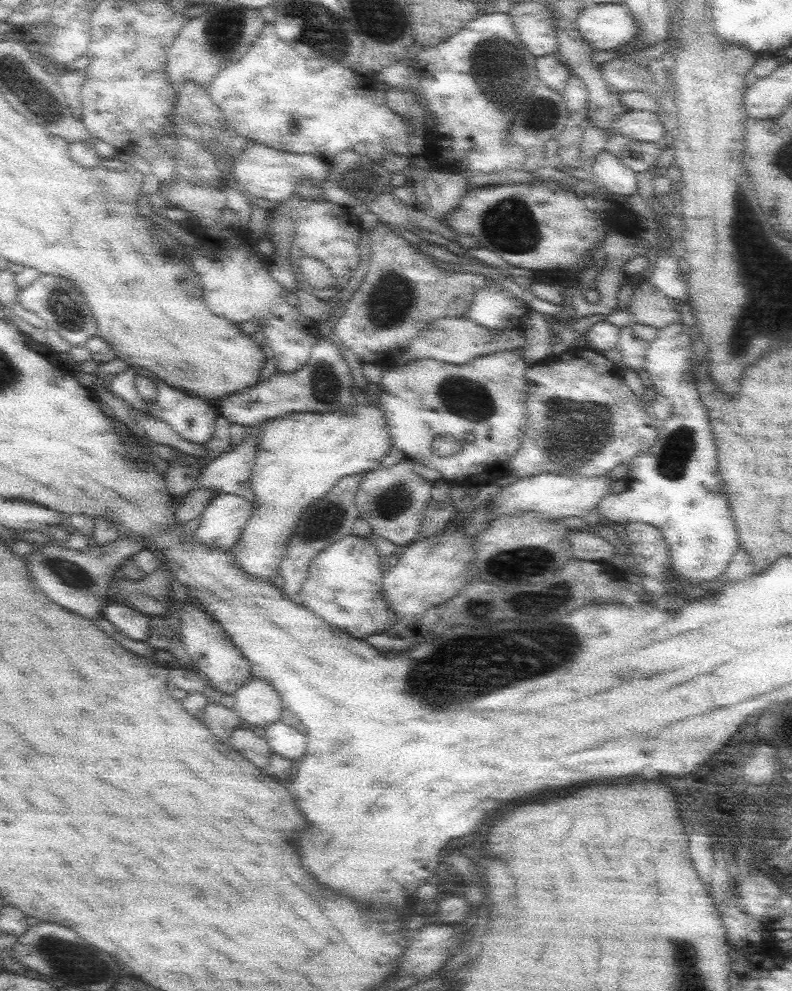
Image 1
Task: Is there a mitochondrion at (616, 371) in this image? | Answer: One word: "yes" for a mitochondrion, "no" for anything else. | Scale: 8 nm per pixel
no

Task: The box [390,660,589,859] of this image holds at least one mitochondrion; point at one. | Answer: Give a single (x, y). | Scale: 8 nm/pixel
(420, 687)

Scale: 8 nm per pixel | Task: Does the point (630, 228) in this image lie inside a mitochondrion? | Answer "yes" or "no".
no

